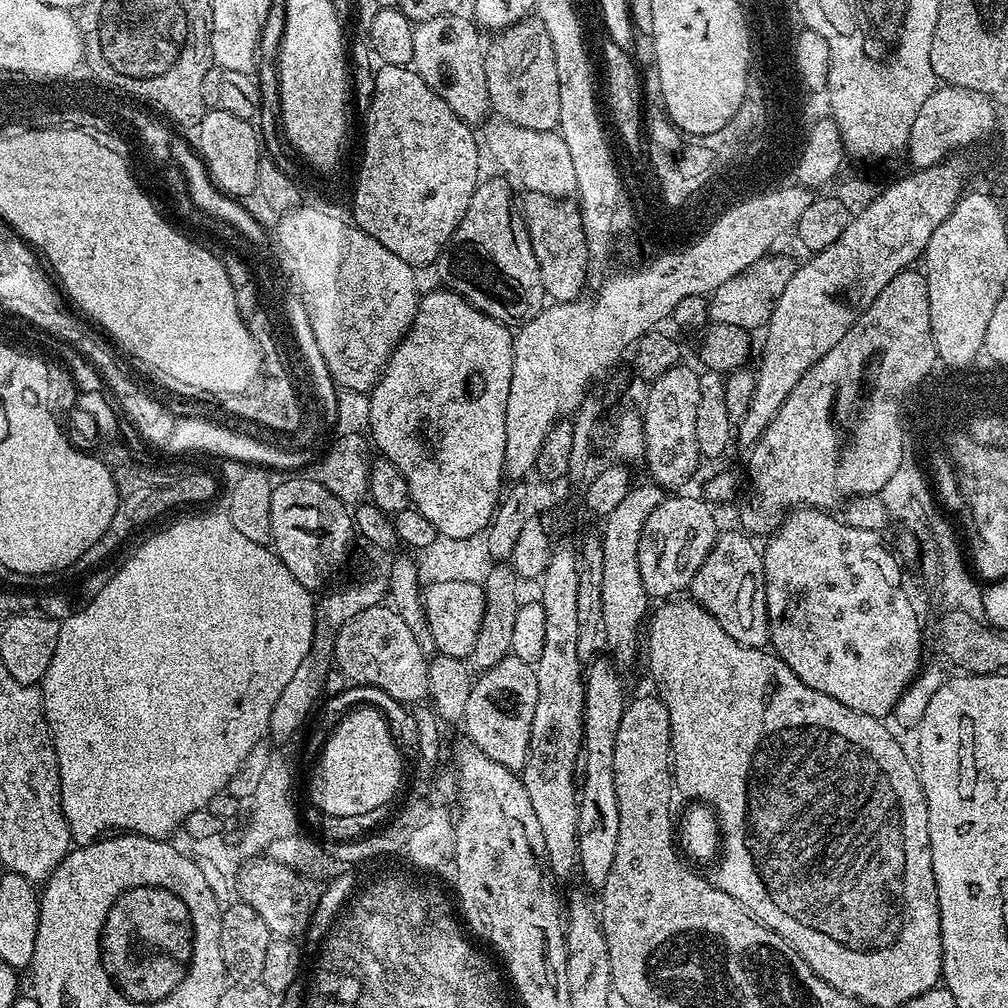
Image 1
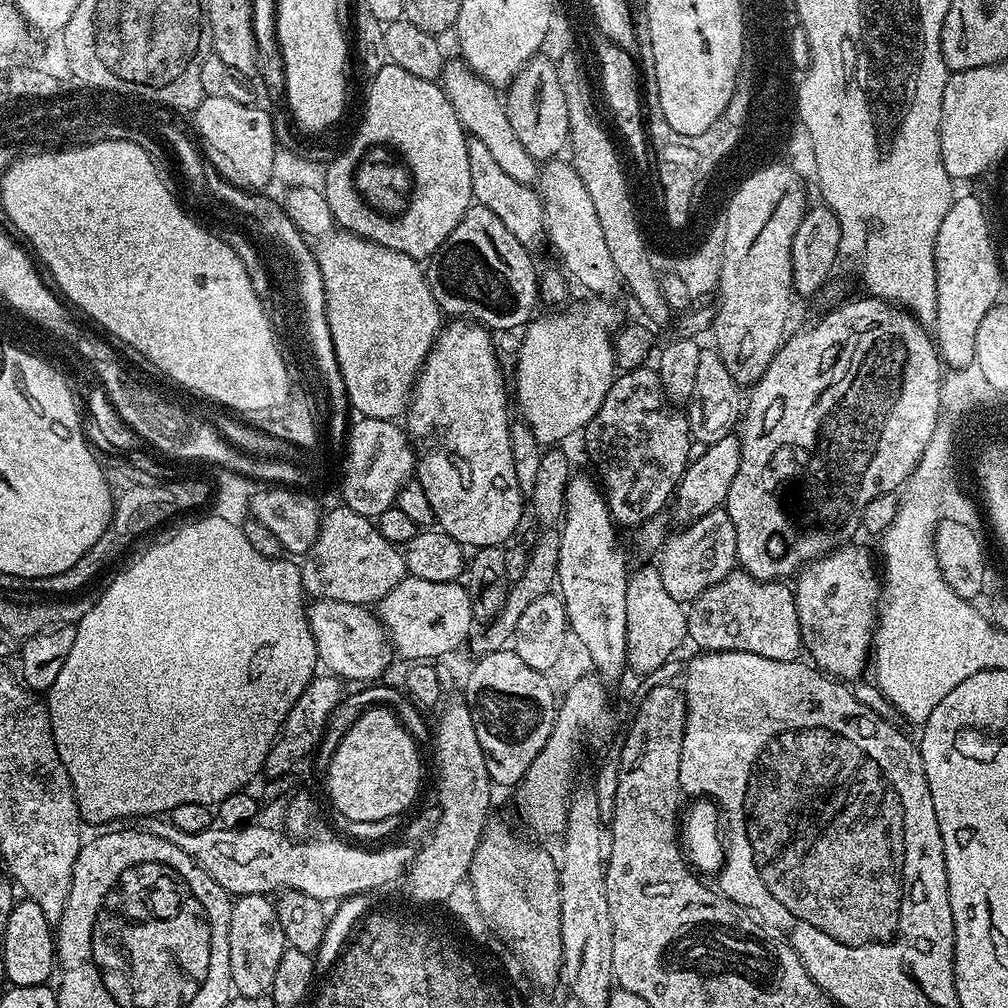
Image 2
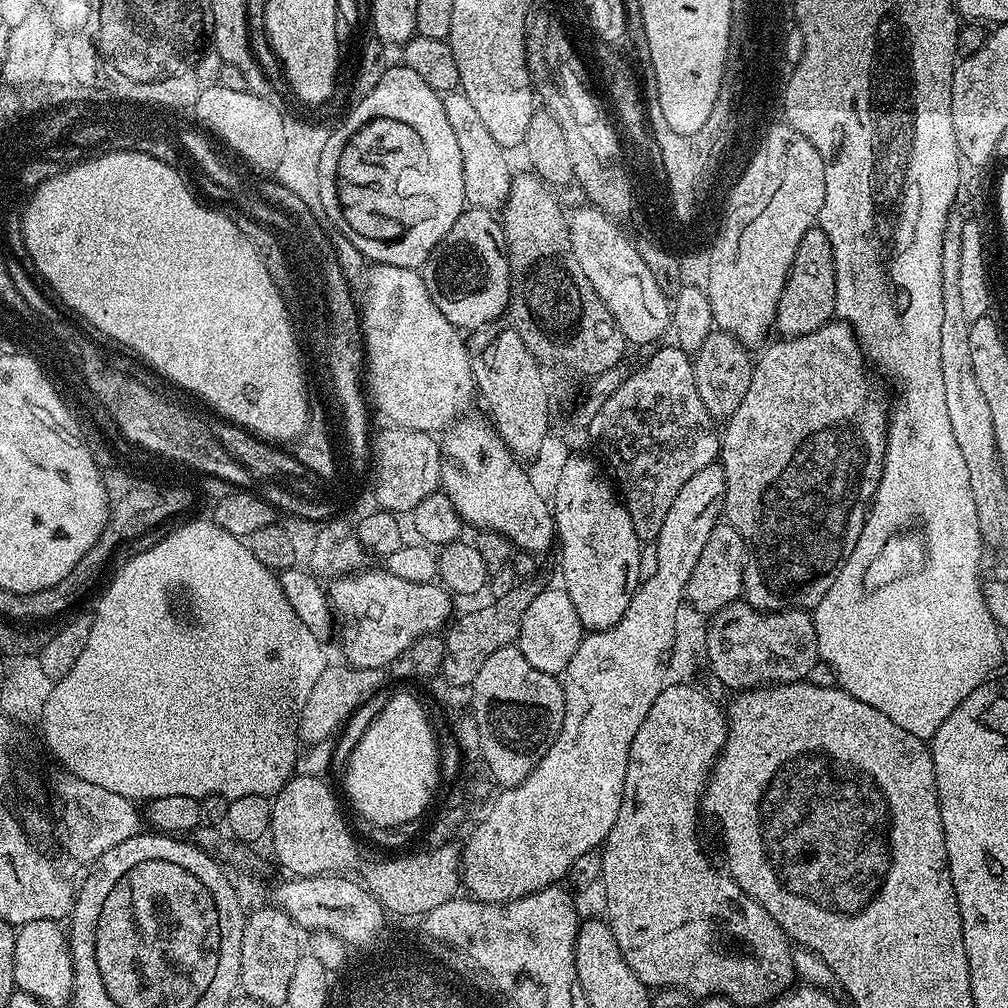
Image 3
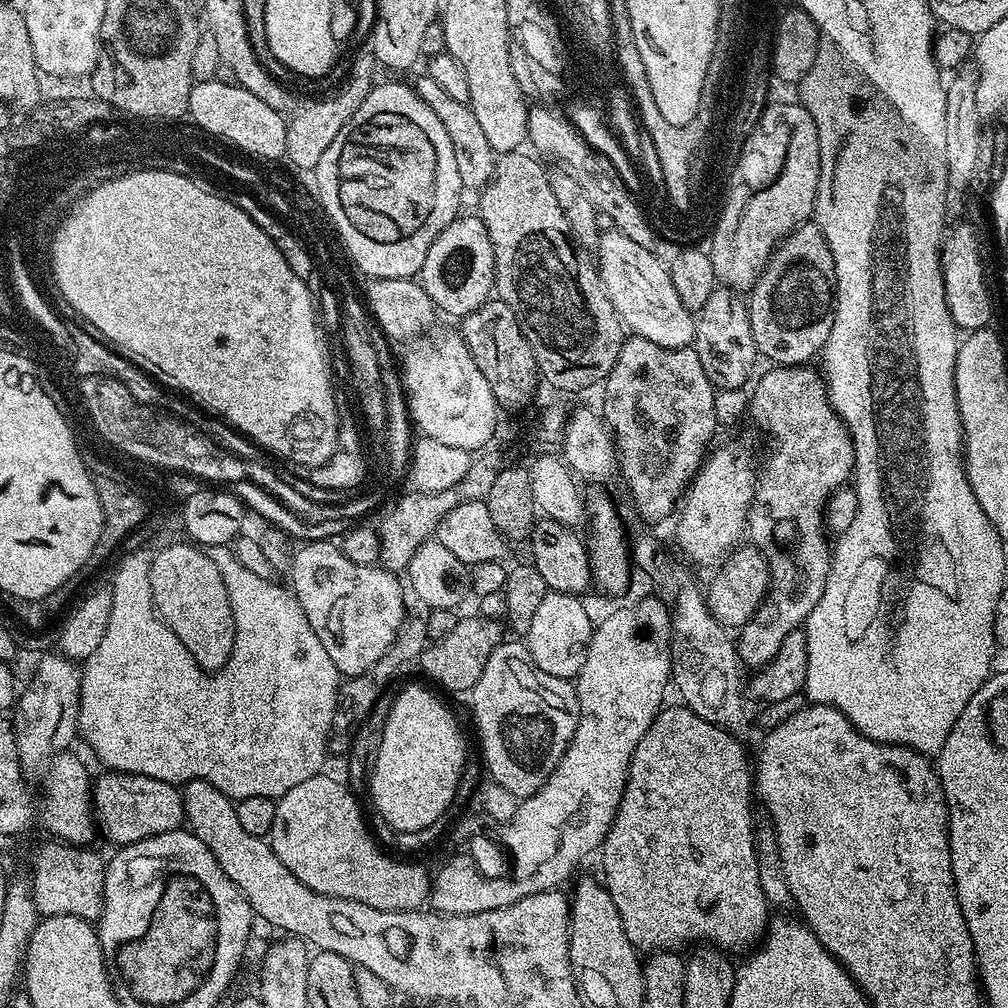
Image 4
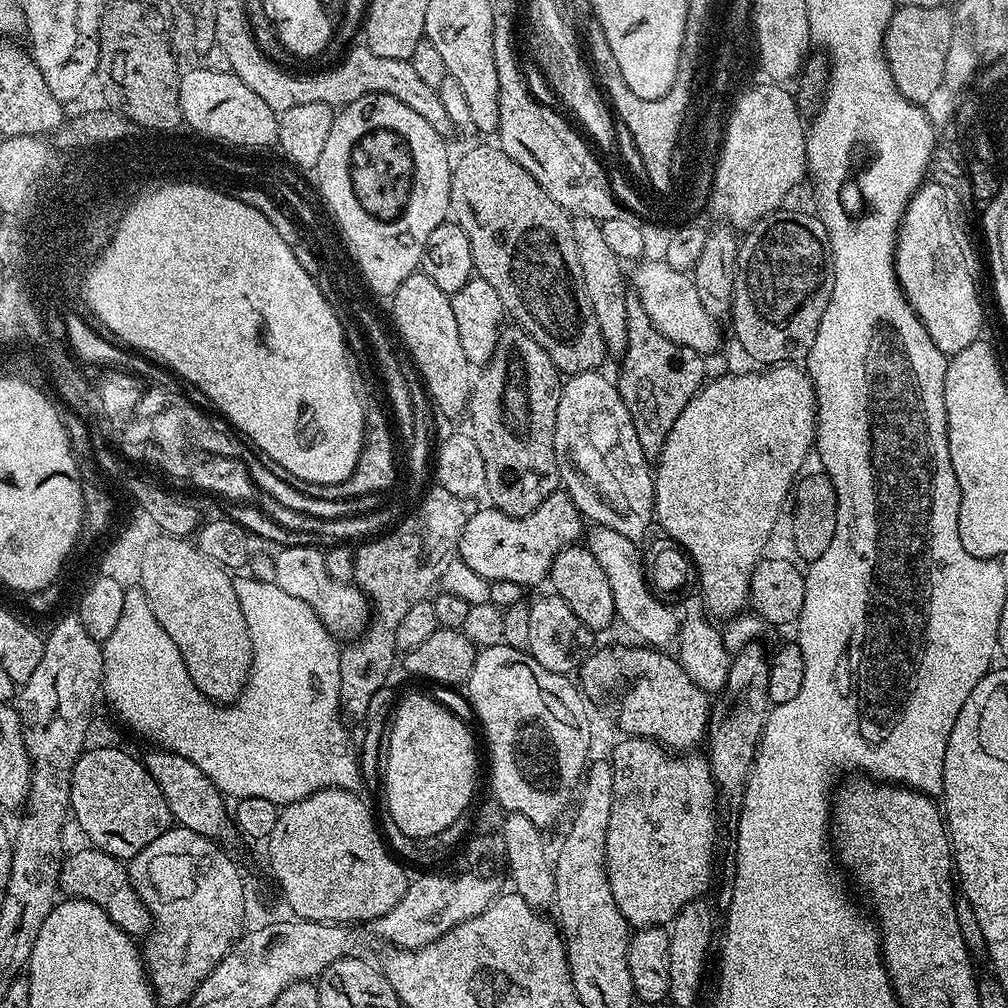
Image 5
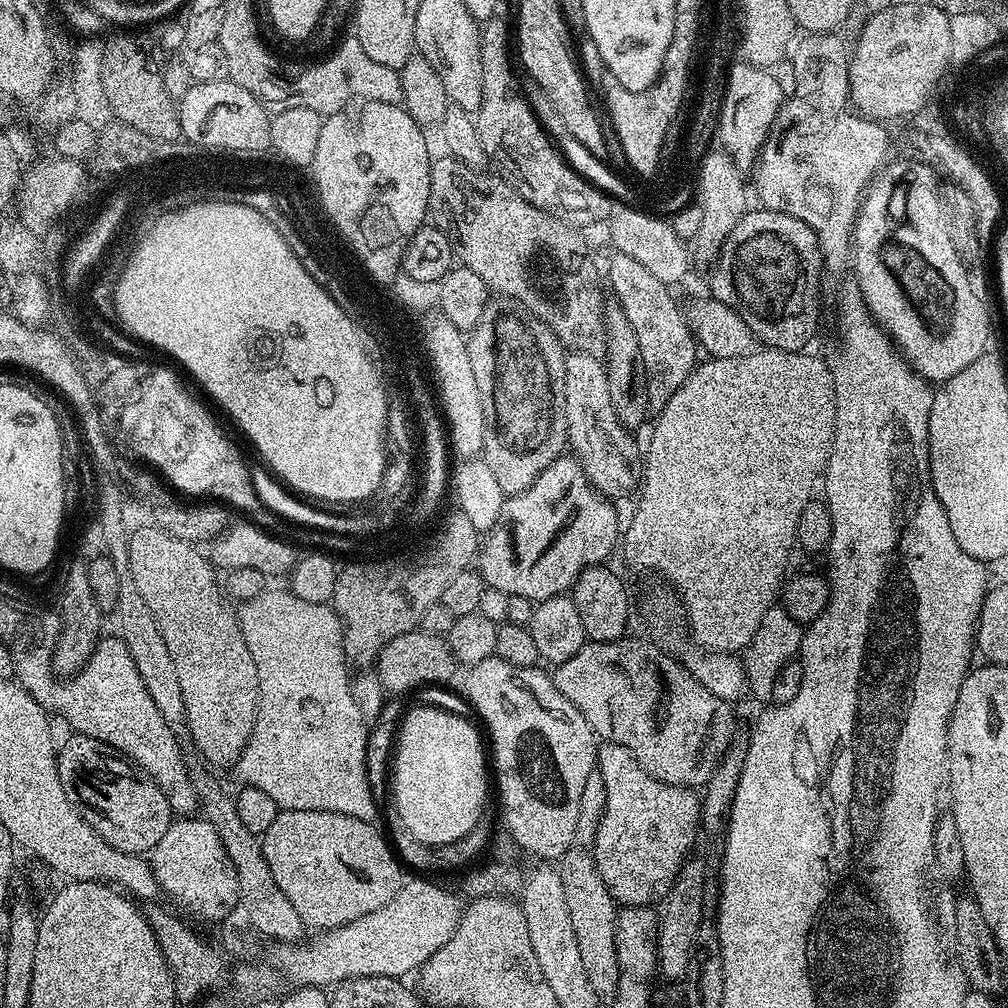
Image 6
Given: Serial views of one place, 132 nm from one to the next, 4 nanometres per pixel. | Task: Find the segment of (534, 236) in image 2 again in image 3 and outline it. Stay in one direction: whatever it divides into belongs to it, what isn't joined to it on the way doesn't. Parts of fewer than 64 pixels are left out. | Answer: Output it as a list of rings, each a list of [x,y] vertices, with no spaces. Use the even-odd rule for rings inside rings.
[[[445,92],[442,99],[446,118],[450,126],[454,126],[454,134],[458,138],[458,151],[462,153],[462,182],[467,203],[474,208],[485,208],[491,213],[503,209],[514,175],[514,168],[508,165],[509,153],[502,146],[498,146],[498,142],[494,142],[490,129],[482,123],[478,110],[464,92]]]

